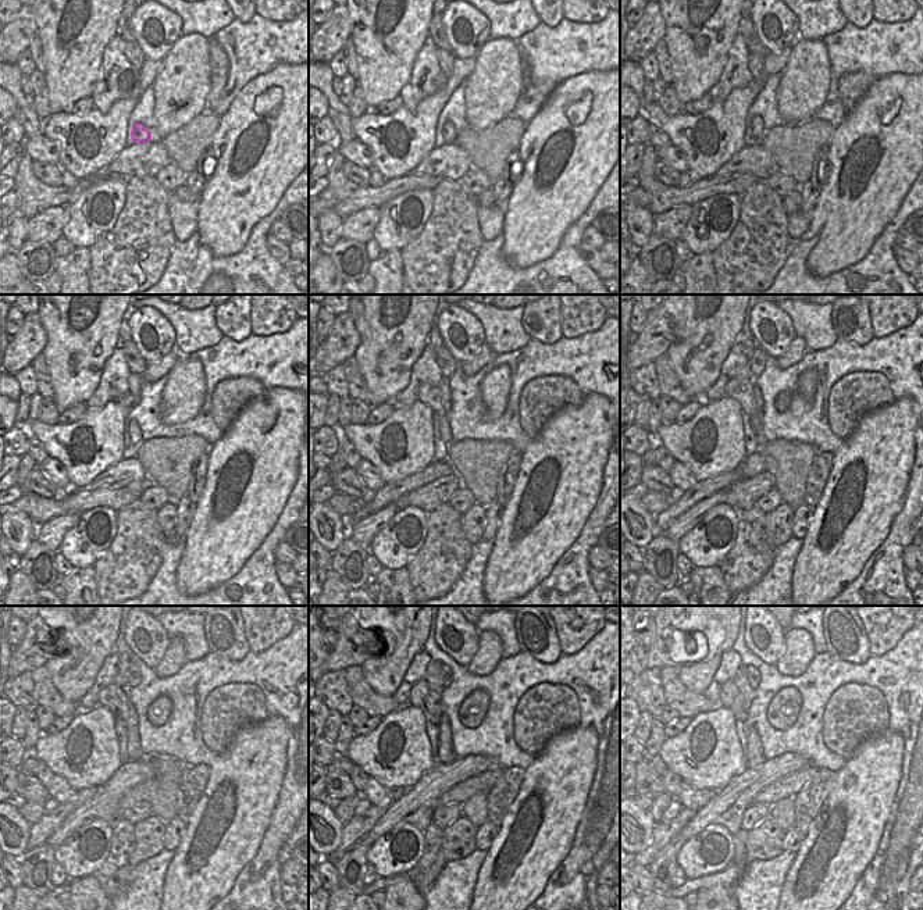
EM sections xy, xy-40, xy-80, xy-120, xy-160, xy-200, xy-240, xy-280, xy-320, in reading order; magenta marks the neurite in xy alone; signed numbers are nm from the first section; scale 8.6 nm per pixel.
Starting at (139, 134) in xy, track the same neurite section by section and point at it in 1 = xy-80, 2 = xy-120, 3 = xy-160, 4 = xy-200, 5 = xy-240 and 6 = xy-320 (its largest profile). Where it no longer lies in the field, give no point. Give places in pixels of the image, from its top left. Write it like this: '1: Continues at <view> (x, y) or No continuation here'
1: Continues at xy-80 (758, 124)
2: Continues at xy-120 (135, 434)
3: Continues at xy-160 (431, 396)
4: Continues at xy-200 (741, 389)
5: Continues at xy-240 (114, 698)
6: Continues at xy-320 (730, 696)

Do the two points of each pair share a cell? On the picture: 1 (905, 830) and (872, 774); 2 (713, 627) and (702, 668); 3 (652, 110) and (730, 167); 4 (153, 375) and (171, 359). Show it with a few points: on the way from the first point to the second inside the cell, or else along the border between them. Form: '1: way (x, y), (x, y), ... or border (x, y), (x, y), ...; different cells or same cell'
1: border (902, 777), (891, 814), (880, 838); different cells
2: way (713, 636), (712, 659); same cell
3: border (745, 146), (715, 174); different cells
4: way (157, 371), (167, 363); same cell

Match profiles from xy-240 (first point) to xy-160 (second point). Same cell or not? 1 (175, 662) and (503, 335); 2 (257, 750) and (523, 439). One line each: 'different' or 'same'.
1: different
2: different

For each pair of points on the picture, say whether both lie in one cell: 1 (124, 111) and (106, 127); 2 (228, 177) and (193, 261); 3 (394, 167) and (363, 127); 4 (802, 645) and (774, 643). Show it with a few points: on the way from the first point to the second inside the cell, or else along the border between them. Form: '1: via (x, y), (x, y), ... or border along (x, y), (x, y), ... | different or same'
1: via (120, 116), (110, 125) | same
2: border along (196, 232), (198, 239), (214, 254), (231, 256) | different
3: via (389, 157), (370, 136) | same
4: border along (786, 631), (786, 652), (774, 664) | different

